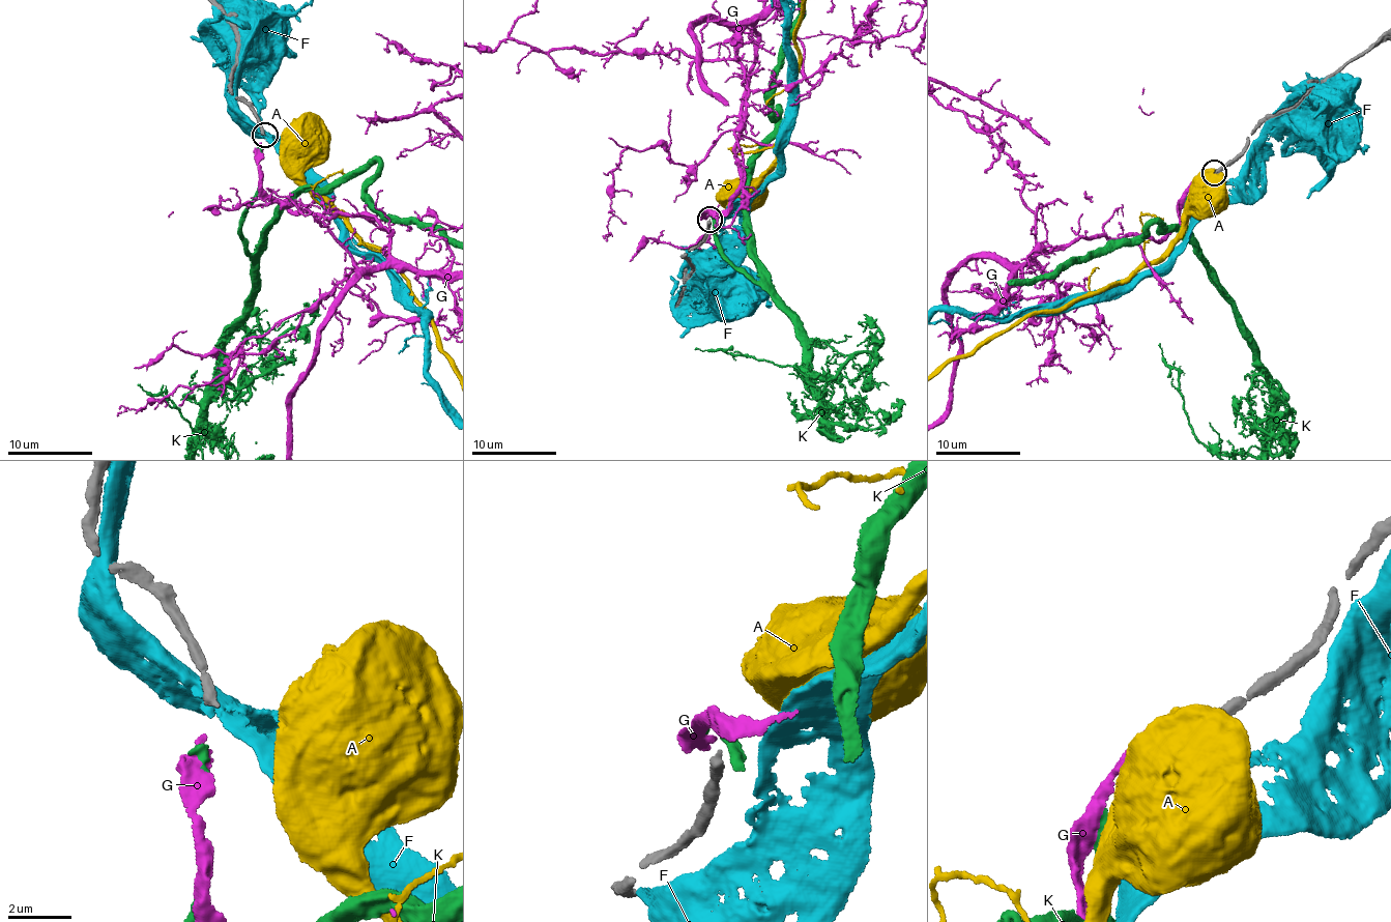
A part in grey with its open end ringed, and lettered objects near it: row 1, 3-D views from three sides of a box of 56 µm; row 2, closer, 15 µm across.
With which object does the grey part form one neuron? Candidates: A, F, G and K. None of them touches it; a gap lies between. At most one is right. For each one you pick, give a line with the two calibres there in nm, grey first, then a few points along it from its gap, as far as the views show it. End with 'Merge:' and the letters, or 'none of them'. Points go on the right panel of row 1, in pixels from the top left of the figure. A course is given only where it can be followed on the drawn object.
K: Thickness 280 nm (grey) against 240 nm
Merge: K

